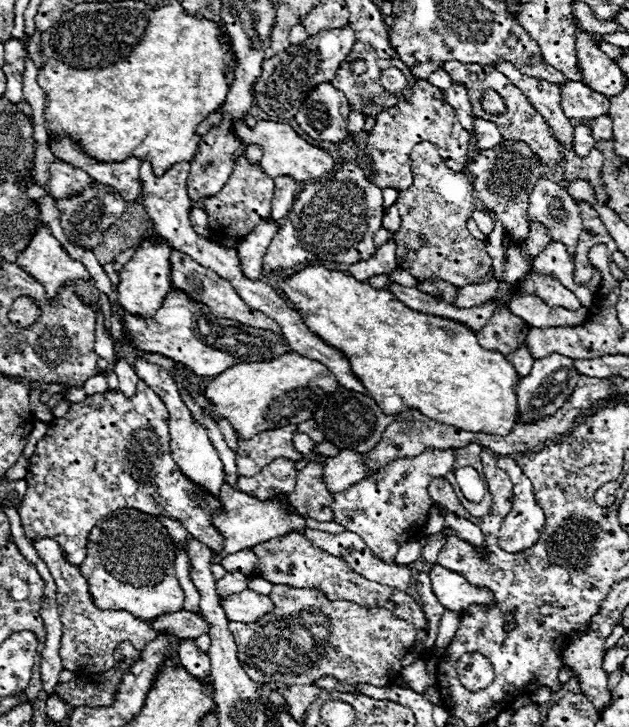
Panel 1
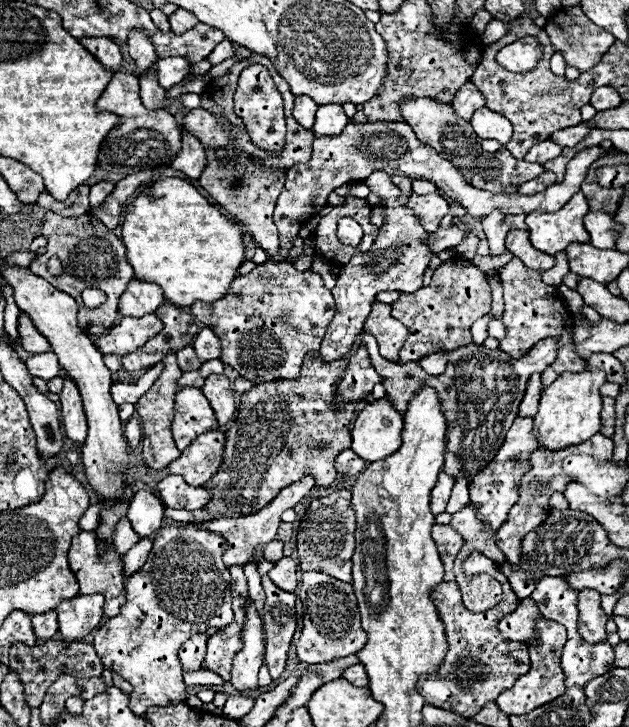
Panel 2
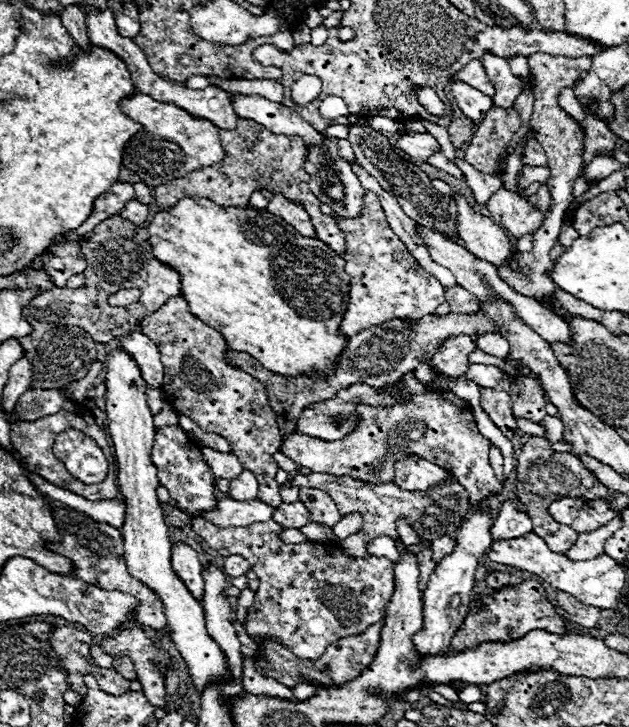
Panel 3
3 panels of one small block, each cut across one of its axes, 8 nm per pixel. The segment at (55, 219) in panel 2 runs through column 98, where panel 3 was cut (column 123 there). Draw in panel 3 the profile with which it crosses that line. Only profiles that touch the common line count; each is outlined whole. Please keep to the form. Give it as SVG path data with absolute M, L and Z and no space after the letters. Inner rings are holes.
M110 216L100 222L92 232L80 238L80 252L88 260L88 268L84 270L86 284L84 288L50 288L48 292L40 292L28 306L24 306L24 320L32 326L28 336L18 338L20 346L26 352L36 350L42 340L42 334L52 326L80 326L84 328L96 342L108 344L114 338L126 336L132 330L138 330L140 320L152 312L156 312L168 298L180 296L180 276L176 270L160 264L148 246L148 230L142 226L134 226L120 216ZM138 288L140 298L128 306L110 306L108 296L124 290Z

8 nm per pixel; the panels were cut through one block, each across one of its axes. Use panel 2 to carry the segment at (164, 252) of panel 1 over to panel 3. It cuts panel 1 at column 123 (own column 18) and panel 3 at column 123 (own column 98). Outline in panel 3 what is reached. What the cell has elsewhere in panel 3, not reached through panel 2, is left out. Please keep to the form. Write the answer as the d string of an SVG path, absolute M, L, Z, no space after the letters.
M112 350L108 354L106 360L106 424L108 424L108 434L112 438L114 444L114 452L116 452L116 462L118 462L118 488L124 496L126 502L126 514L124 514L124 528L122 528L122 536L124 536L124 554L126 554L126 564L128 564L128 572L132 576L136 576L136 580L148 584L148 588L152 588L162 604L164 604L164 616L168 620L168 628L170 628L170 638L176 644L176 650L182 654L182 658L186 660L186 666L190 670L190 678L192 684L196 686L196 690L204 690L210 682L218 682L218 680L228 680L230 678L230 670L226 664L226 656L220 650L220 646L208 636L206 632L206 622L204 622L204 608L202 604L190 594L190 590L184 586L184 582L176 576L176 572L172 570L172 542L168 538L168 526L164 522L162 516L162 506L156 494L158 488L158 470L152 462L152 444L154 444L154 424L152 424L152 412L148 410L146 404L146 382L136 366L136 362L122 350Z

